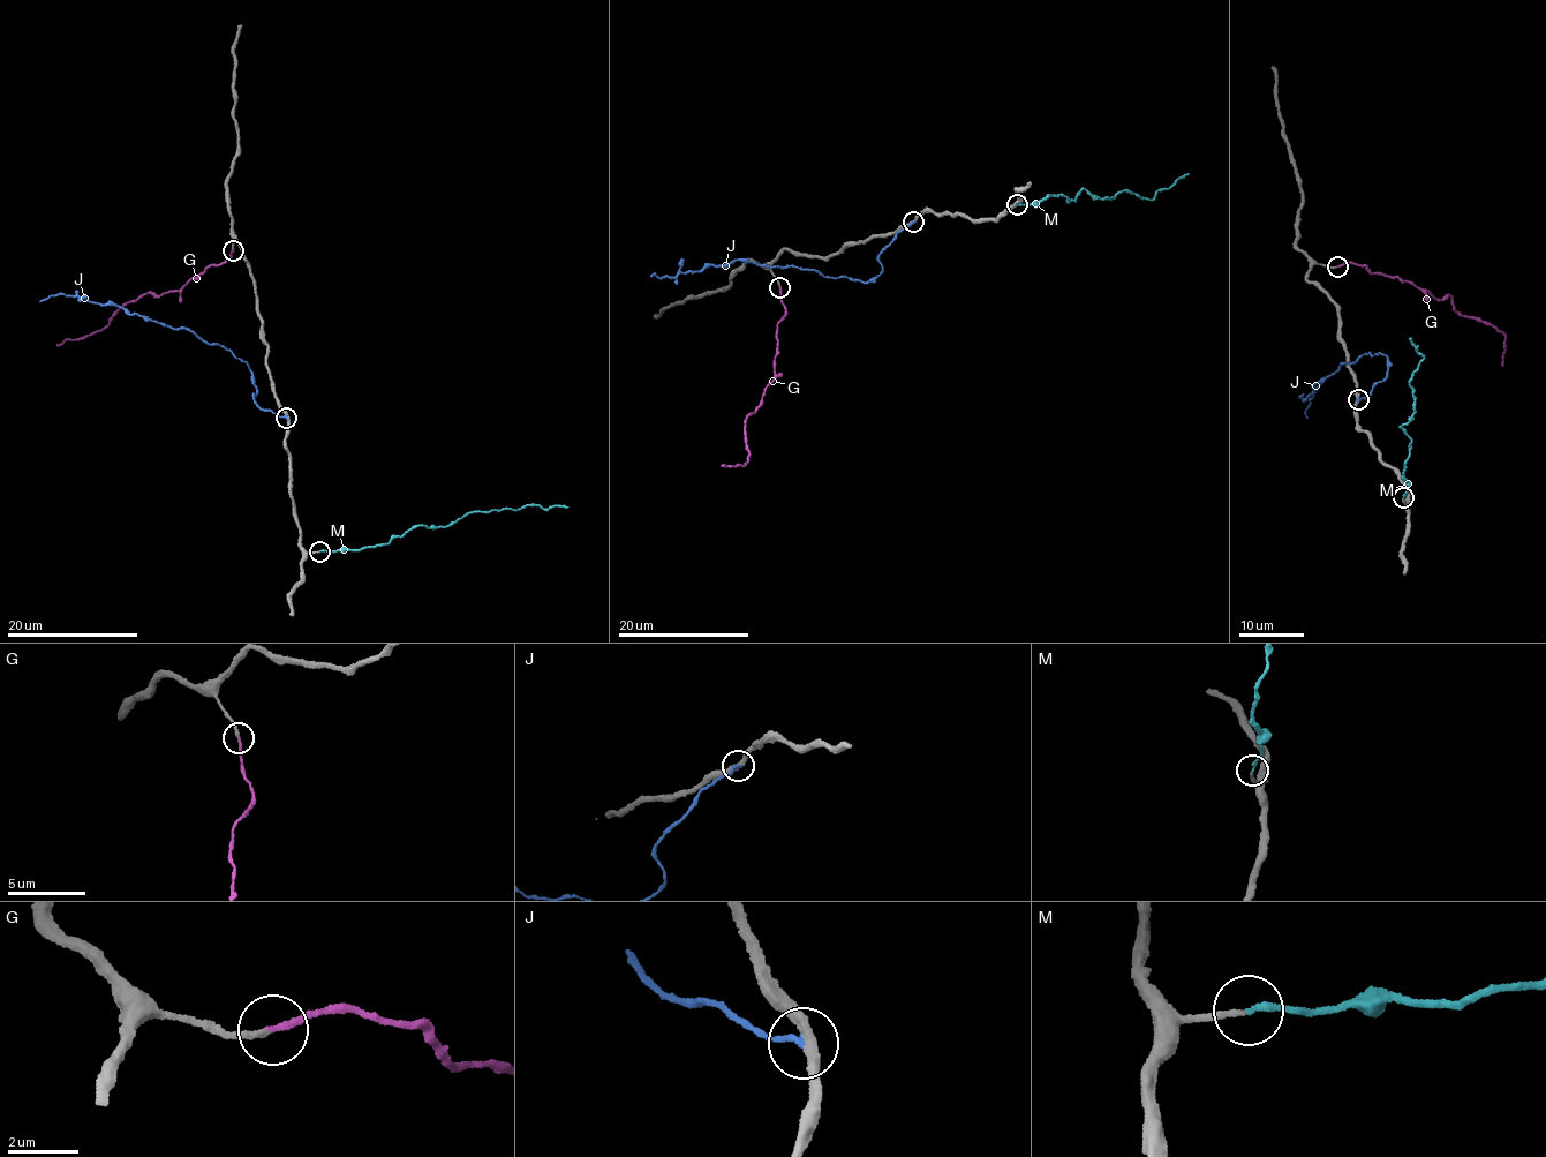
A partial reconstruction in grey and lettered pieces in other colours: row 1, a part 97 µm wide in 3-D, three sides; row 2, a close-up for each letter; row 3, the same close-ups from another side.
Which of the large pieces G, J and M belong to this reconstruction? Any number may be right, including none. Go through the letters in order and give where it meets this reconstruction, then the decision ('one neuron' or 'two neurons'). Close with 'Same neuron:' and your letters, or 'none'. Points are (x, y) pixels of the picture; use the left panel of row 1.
G: meets grey at (233, 250); one neuron
J: meets grey at (286, 418); two neurons
M: meets grey at (319, 551); one neuron
Same neuron: G, M

